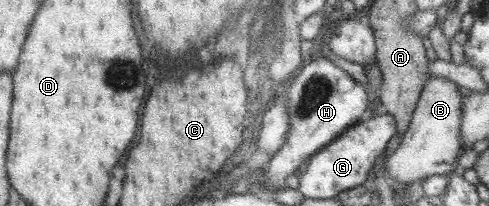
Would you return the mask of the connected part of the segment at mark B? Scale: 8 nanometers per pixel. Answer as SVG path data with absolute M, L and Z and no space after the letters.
M427 76L415 104L409 126L397 149L383 164L385 177L409 185L431 175L449 175L454 172L455 157L463 148L459 141L461 126L462 96L457 84L450 79Z

